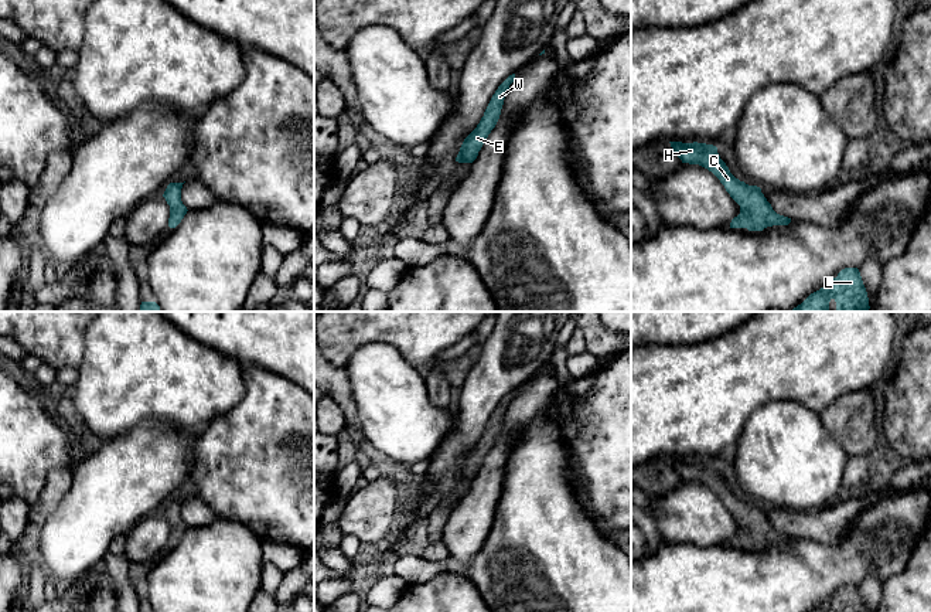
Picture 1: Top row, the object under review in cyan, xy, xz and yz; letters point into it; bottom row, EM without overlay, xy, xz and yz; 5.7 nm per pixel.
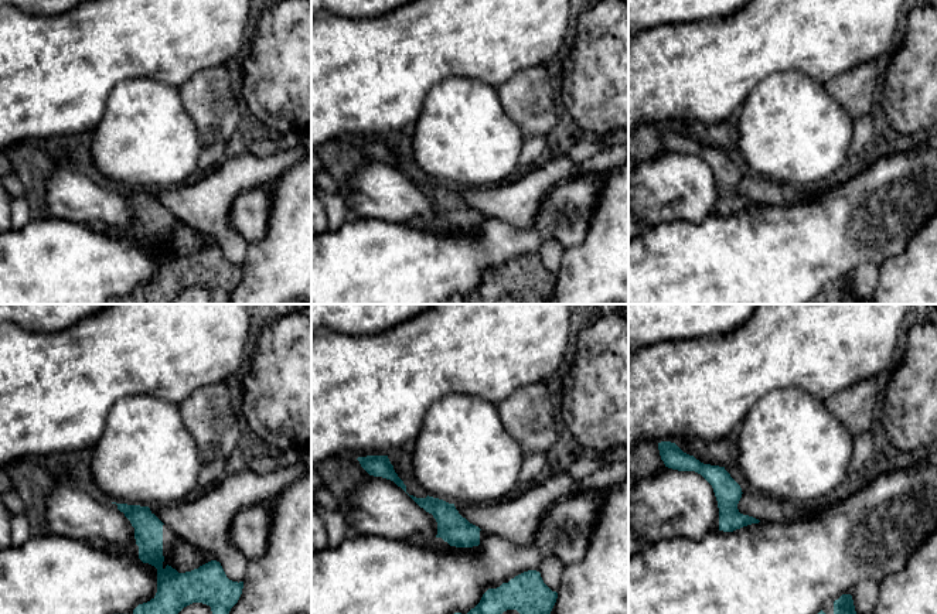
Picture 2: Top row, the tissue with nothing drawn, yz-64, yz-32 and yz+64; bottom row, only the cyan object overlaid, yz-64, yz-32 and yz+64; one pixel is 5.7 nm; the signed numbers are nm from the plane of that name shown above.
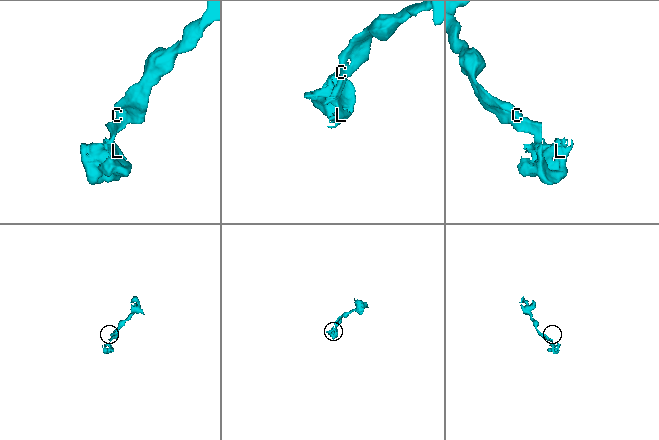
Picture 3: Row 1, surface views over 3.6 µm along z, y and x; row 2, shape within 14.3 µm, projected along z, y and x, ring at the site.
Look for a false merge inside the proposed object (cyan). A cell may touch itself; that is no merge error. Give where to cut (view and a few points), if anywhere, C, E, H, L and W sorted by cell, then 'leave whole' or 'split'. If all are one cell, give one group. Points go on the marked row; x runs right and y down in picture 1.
no cut | C E H L W | leave whole

